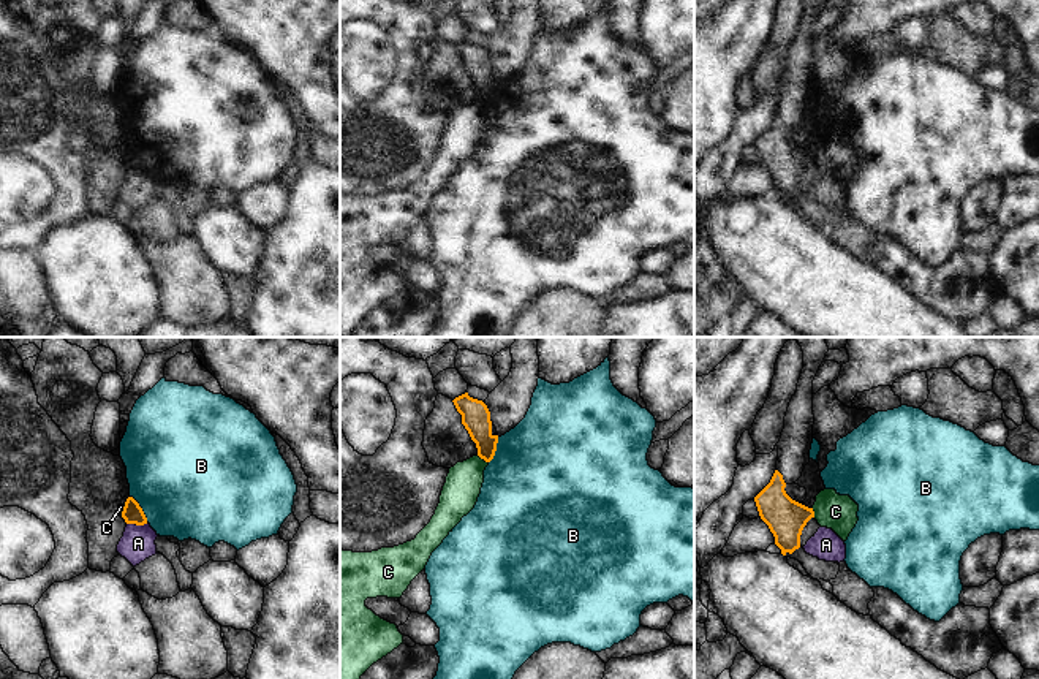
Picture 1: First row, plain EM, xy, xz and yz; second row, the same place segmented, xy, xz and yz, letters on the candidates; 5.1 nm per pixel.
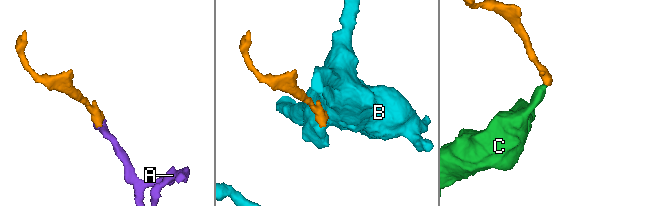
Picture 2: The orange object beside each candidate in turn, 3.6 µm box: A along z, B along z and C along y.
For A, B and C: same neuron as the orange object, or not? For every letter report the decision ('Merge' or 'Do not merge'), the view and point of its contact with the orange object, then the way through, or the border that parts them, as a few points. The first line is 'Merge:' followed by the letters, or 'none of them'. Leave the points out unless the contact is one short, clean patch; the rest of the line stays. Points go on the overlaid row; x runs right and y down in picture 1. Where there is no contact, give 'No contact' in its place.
Merge: none of them
A: Do not merge. Touches orange at xy (136, 524). Boundary: xy (147, 523), (127, 524)
B: Do not merge. Touches orange at xy (141, 508). Boundary: xy (130, 496), (147, 521)
C: Do not merge. Touches orange at xz (483, 458). Boundary: xz (478, 455), (487, 462)

